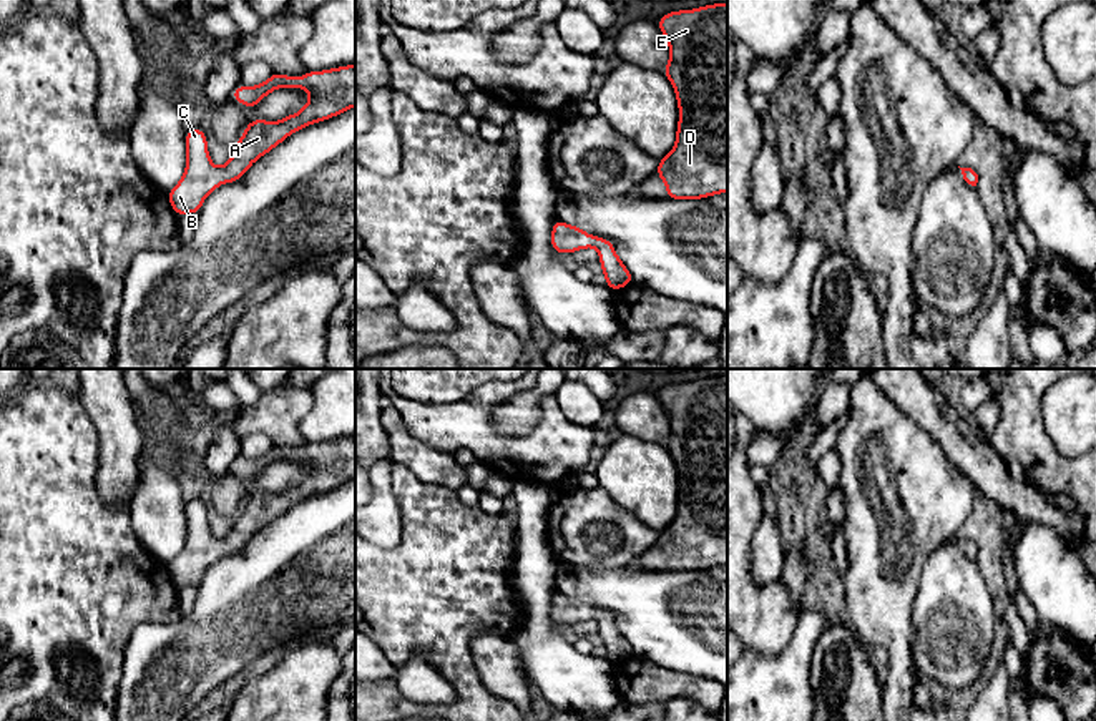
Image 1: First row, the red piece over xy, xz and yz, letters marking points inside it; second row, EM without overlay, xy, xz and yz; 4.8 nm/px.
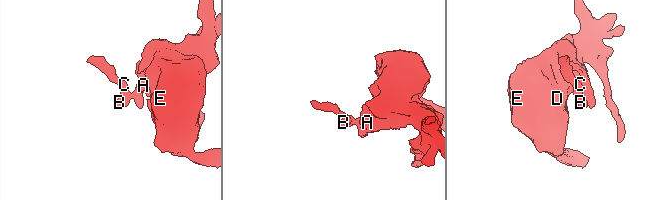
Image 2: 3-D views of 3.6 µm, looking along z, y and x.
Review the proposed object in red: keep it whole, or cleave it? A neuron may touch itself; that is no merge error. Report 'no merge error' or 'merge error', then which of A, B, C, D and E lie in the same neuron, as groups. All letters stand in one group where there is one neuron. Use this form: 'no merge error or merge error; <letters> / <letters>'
no merge error; A B C D E

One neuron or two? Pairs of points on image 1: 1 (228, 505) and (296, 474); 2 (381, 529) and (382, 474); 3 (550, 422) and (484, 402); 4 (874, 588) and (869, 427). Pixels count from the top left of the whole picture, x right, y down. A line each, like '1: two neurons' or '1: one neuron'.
1: one neuron
2: one neuron
3: one neuron
4: one neuron

